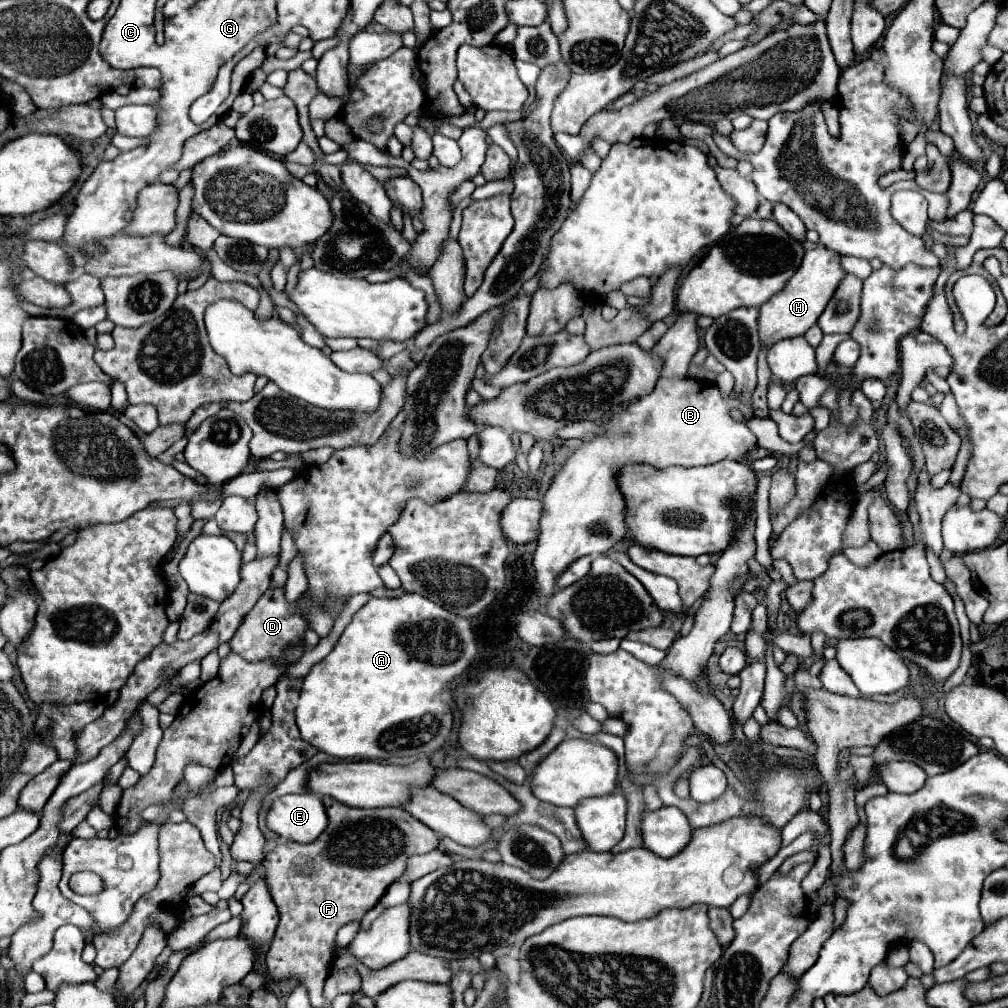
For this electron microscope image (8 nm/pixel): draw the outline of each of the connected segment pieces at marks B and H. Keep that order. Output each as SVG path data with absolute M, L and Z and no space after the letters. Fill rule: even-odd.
M660 378L656 388L650 394L644 394L632 400L622 410L614 412L610 420L602 422L602 434L594 434L582 442L582 446L568 458L562 470L556 474L552 486L544 496L544 516L540 520L540 536L538 548L534 552L534 568L536 568L536 588L542 598L552 596L556 592L556 576L562 568L568 568L576 558L590 554L600 556L614 548L628 532L626 526L626 500L618 490L618 474L628 464L648 464L652 468L664 470L668 466L706 466L722 460L742 462L750 448L756 446L756 436L744 422L736 422L730 416L732 408L740 408L746 418L752 418L752 410L744 406L740 400L730 396L722 396L718 386L694 380L694 378Z
M818 246L814 250L808 250L804 254L802 266L792 276L790 284L786 284L784 292L778 292L760 308L760 340L764 346L772 346L776 340L794 338L806 334L808 328L816 324L820 314L824 312L826 304L834 296L840 282L846 278L844 268L840 266L840 254L834 250L828 250L824 246Z

